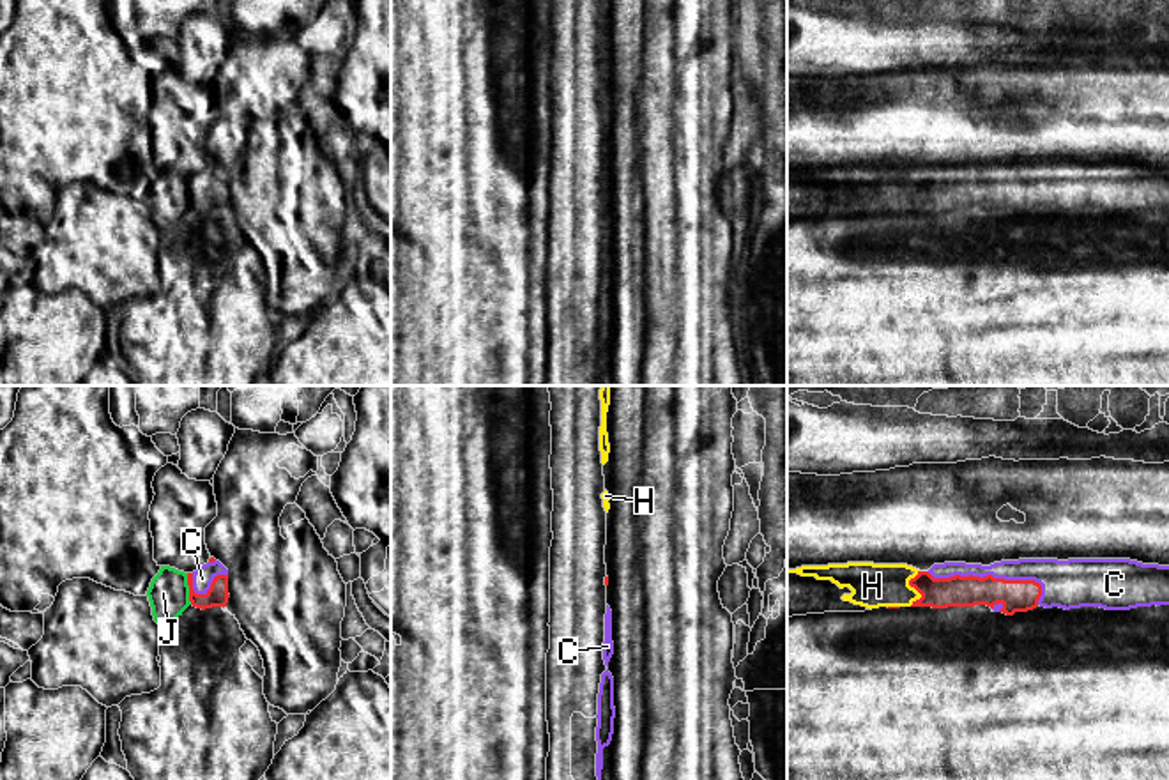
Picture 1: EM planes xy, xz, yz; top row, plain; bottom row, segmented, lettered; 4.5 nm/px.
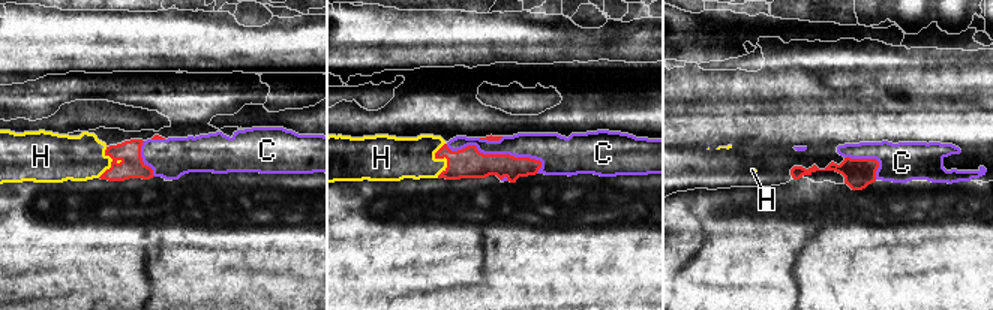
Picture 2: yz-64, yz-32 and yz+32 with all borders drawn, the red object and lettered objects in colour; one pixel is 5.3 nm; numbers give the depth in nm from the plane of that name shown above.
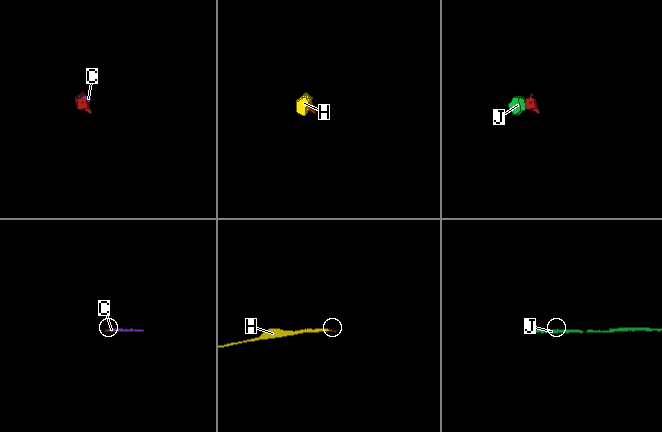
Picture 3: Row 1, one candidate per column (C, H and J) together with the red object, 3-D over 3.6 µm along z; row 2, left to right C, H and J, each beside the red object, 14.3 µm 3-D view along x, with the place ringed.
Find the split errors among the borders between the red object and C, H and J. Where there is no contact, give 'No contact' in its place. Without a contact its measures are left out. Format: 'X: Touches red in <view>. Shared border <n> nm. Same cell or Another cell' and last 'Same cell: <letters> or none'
C: Touches red in yz. Shared border 550 nm. Same cell
H: Touches red in yz. Shared border 170 nm. Same cell
J: Touches red in xy. Shared border 150 nm. Another cell
Same cell: C, H

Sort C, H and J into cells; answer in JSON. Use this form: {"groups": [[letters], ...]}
{"groups": [["C", "H"], ["J"]]}

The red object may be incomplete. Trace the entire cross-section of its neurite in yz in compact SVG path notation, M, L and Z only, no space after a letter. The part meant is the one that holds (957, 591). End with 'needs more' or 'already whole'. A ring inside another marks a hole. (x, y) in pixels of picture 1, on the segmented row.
M1019 559L1001 561L990 566L944 562L920 571L907 564L847 562L828 566L801 566L787 570L801 577L831 580L844 594L844 601L867 608L900 607L974 607L987 605L994 612L1013 616L1040 607L1059 607L1065 610L1081 607L1100 607L1105 610L1130 610L1137 607L1169 605L1169 566L1142 564L1130 559Z; needs more

